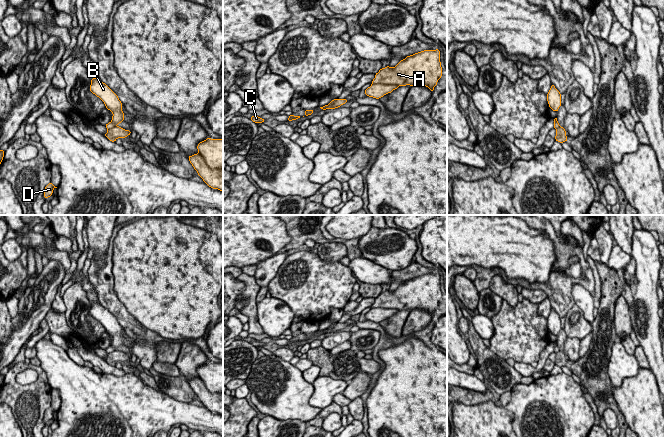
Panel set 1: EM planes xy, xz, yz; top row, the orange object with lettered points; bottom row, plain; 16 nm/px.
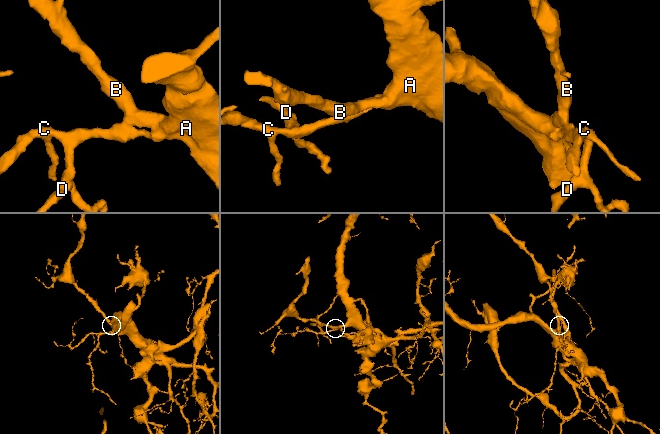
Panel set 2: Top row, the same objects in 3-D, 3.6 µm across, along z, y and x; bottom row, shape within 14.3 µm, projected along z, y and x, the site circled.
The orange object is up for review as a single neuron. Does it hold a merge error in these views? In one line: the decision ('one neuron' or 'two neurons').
two neurons

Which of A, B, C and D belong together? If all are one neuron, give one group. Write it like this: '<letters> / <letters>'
A C D / B

